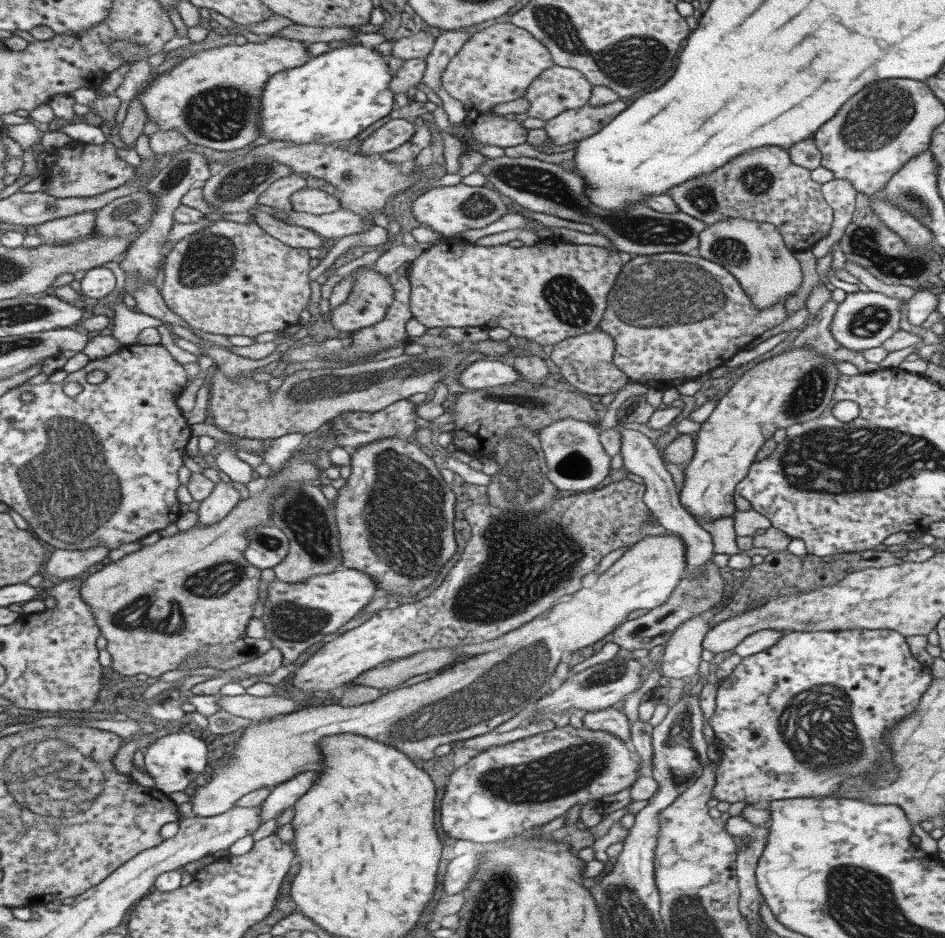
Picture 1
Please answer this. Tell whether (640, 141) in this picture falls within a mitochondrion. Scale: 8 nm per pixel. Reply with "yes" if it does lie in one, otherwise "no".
no

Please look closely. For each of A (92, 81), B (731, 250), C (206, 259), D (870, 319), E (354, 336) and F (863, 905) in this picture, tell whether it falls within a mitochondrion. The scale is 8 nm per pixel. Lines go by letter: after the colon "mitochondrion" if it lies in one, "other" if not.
A: other
B: mitochondrion
C: mitochondrion
D: mitochondrion
E: other
F: mitochondrion

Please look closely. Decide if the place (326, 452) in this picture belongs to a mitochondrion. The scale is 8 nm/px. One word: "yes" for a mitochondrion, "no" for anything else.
no

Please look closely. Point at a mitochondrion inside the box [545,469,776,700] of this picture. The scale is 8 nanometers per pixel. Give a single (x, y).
(610, 674)

